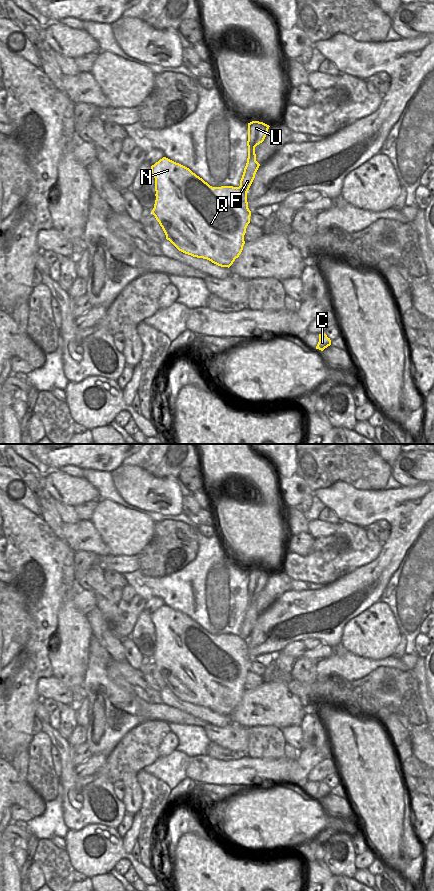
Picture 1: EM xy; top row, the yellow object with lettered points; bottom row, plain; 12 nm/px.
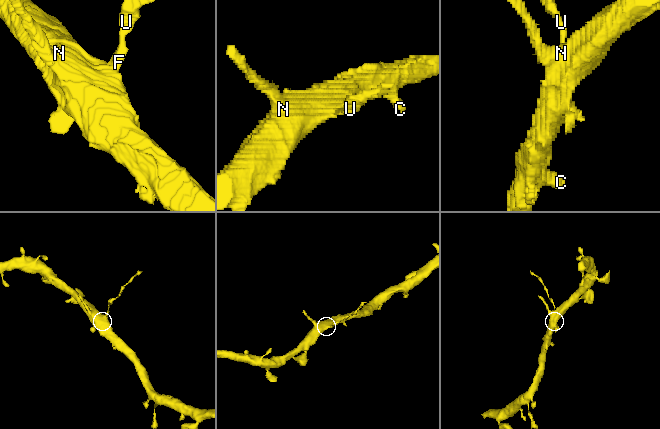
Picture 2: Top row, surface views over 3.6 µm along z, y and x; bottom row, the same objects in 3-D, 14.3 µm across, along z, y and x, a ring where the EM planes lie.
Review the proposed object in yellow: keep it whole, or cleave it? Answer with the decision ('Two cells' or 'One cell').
Two cells.

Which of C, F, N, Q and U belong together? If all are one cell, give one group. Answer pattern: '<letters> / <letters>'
C F N Q / U

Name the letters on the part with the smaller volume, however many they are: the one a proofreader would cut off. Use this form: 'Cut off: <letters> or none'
Cut off: U

